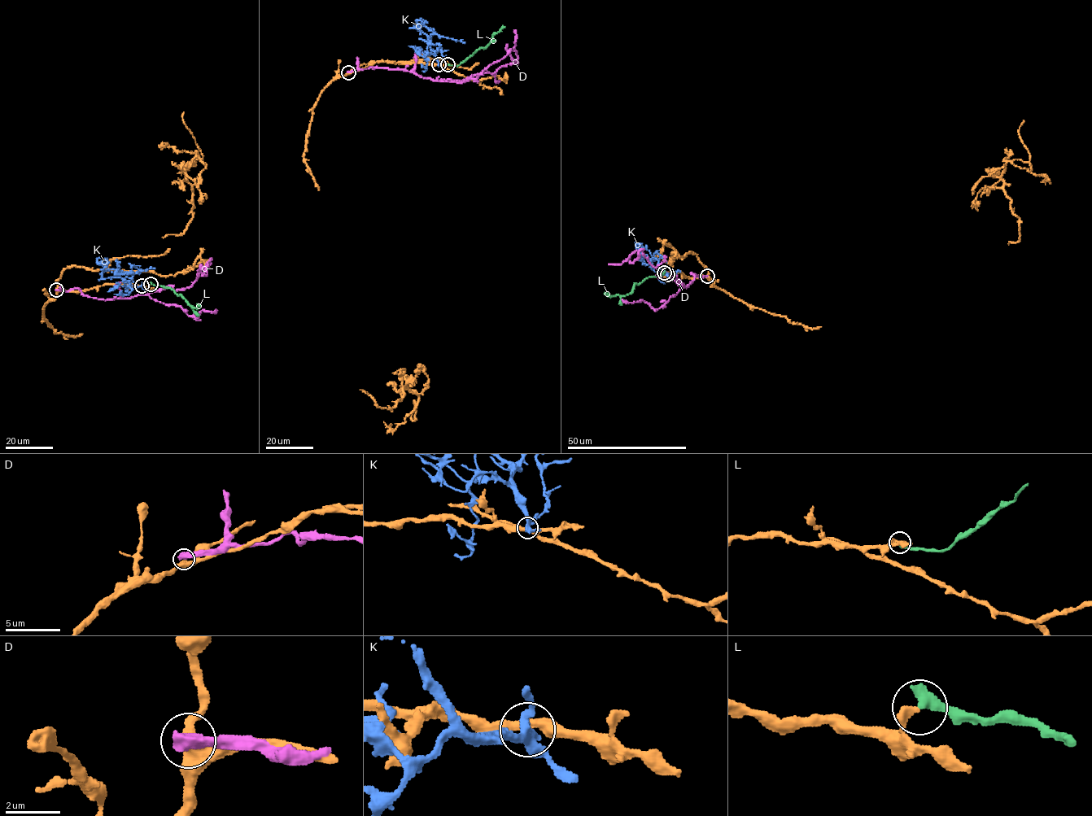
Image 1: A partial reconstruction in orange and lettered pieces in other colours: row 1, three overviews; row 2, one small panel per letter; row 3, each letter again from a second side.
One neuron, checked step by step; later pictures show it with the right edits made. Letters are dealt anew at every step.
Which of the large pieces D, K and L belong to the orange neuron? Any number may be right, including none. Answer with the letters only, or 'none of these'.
none of these

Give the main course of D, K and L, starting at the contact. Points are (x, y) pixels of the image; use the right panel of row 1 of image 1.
D: (707, 276), (693, 275), (683, 287), (674, 276), (670, 280), (658, 277), (642, 249), (622, 264), (609, 264)
K: (667, 274), (661, 274), (657, 259), (653, 259), (648, 250), (640, 249), (639, 258), (642, 259), (640, 256)
L: (664, 273), (635, 284), (632, 290), (625, 295), (609, 296), (604, 293)

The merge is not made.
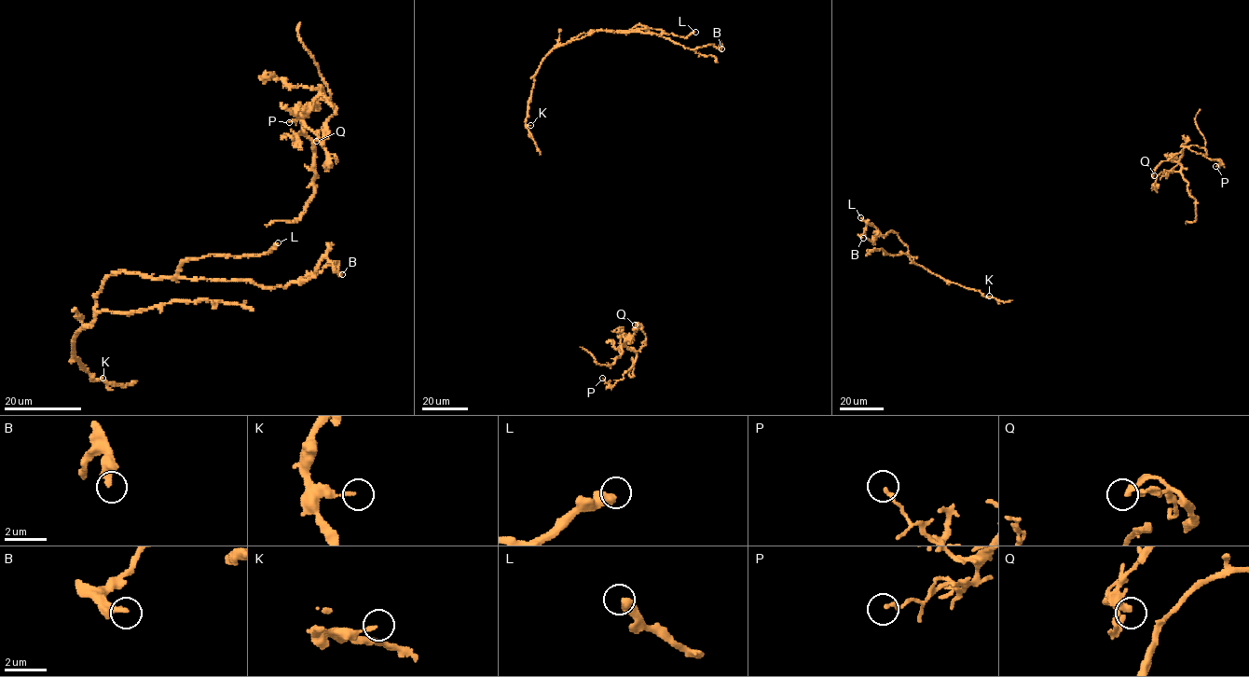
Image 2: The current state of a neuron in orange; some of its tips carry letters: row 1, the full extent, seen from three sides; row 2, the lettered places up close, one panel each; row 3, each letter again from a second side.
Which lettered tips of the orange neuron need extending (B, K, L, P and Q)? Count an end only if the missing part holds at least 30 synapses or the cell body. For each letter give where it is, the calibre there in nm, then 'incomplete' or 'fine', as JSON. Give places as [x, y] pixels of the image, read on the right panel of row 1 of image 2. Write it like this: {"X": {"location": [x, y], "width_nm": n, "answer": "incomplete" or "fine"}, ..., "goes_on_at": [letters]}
{"B": {"location": [863, 238], "width_nm": 400, "answer": "fine"}, "K": {"location": [989, 296], "width_nm": 140, "answer": "fine"}, "L": {"location": [860, 217], "width_nm": 500, "answer": "fine"}, "P": {"location": [1215, 166], "width_nm": 170, "answer": "fine"}, "Q": {"location": [1154, 175], "width_nm": 240, "answer": "fine"}, "goes_on_at": []}

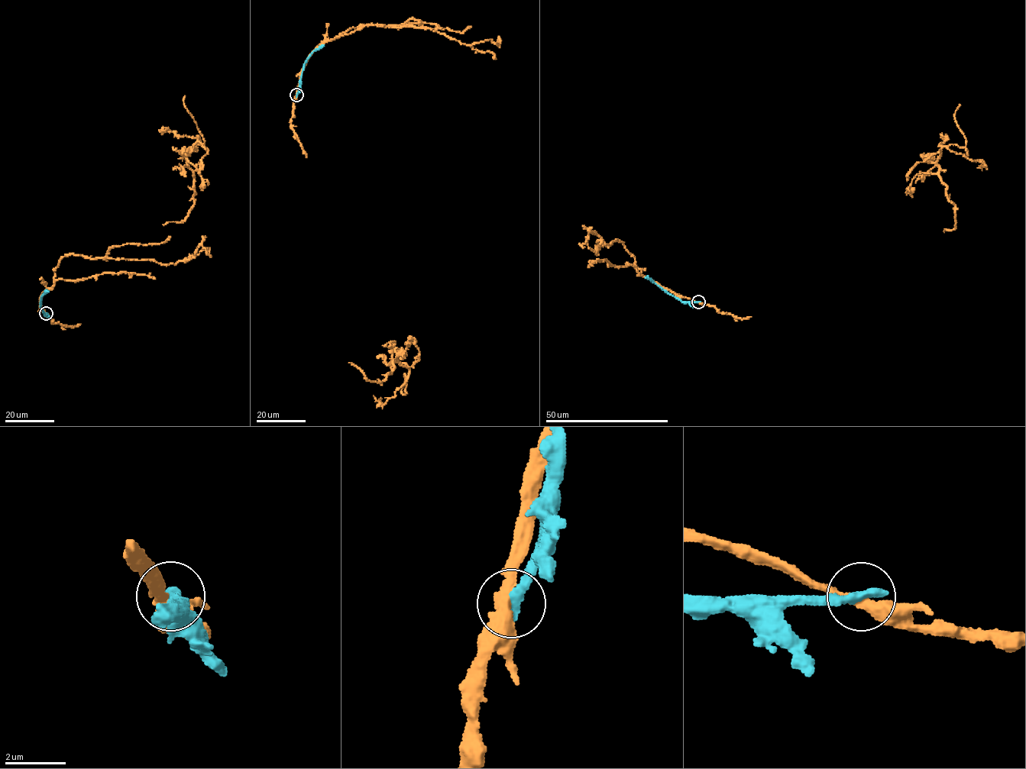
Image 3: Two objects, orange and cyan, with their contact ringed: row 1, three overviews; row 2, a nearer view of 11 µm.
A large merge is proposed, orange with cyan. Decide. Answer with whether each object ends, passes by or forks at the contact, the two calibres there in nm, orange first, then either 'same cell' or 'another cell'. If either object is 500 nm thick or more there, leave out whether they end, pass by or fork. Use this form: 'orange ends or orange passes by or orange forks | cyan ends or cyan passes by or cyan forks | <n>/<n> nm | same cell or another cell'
orange passes by | cyan ends | 400/420 nm | another cell

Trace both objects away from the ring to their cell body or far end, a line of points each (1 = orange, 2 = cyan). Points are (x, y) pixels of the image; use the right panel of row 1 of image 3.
1: (698, 302), (748, 318), (953, 229), (955, 205), (937, 159), (953, 144), (967, 153), (954, 116), (959, 105)
2: (698, 302), (681, 302), (644, 276)

